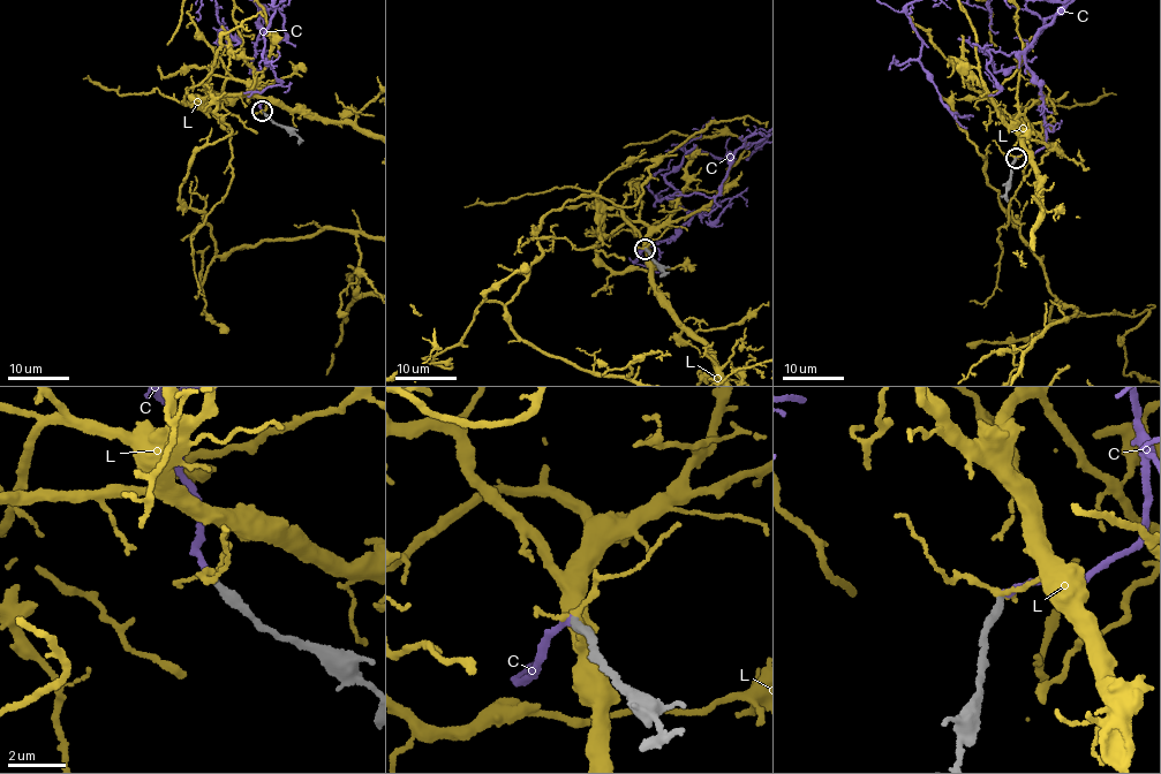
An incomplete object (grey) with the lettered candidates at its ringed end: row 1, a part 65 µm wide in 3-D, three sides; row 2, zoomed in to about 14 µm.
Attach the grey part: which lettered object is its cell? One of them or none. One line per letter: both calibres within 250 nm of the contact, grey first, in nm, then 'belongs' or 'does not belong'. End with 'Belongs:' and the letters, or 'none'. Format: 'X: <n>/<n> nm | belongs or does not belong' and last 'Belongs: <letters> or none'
C: 260/200 nm | belongs
L: 260/130 nm | does not belong
Belongs: C

